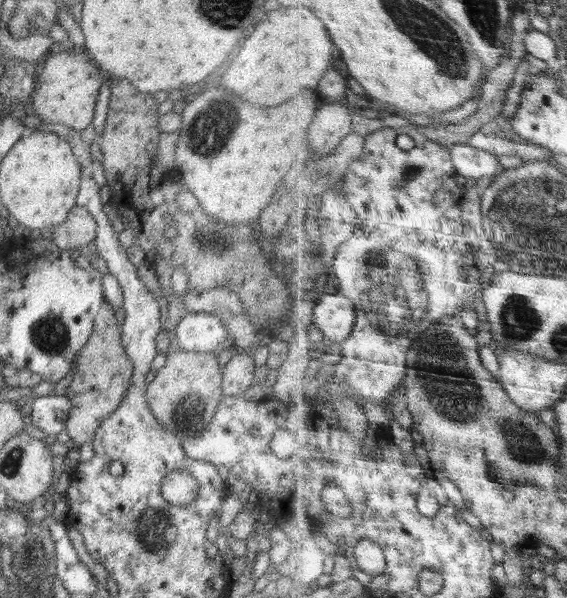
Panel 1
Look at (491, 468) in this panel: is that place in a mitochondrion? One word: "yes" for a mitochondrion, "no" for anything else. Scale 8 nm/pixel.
yes

